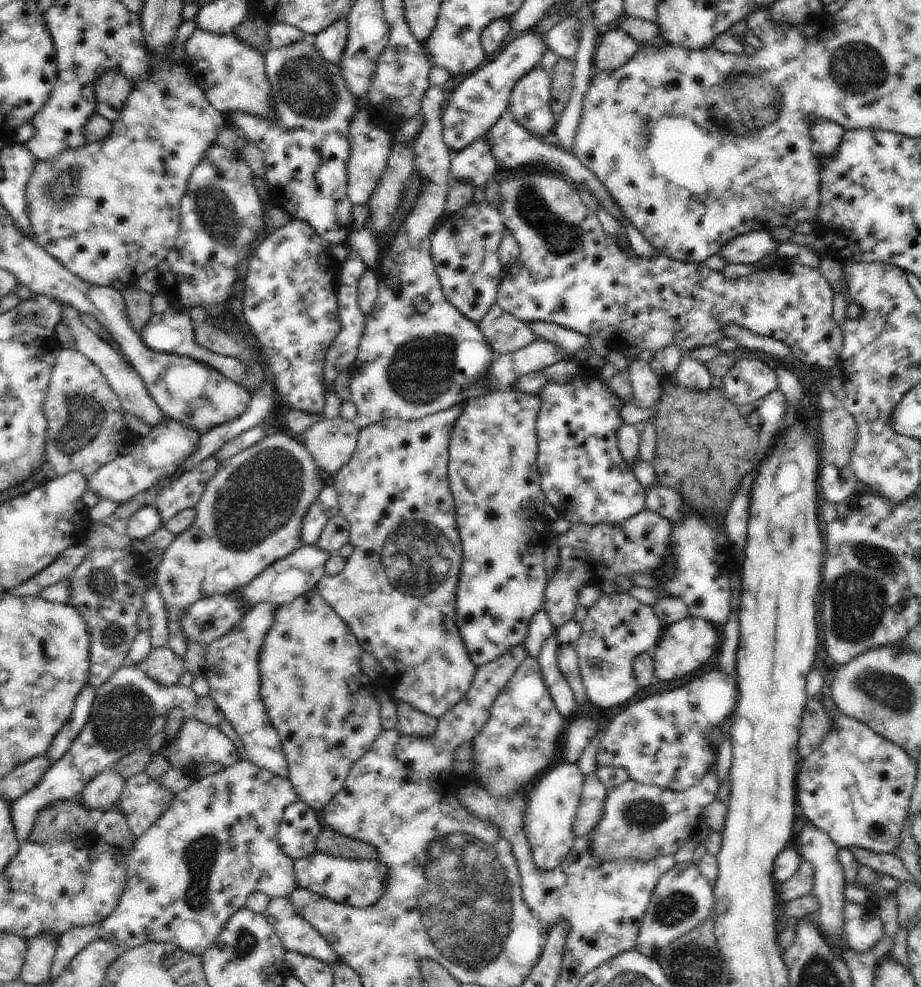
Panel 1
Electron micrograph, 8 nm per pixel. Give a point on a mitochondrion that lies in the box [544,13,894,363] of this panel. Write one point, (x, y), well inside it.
(750, 106)

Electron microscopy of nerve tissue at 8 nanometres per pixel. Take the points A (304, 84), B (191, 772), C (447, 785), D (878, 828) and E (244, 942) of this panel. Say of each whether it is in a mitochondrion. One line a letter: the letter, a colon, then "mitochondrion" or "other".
A: mitochondrion
B: other
C: other
D: other
E: mitochondrion

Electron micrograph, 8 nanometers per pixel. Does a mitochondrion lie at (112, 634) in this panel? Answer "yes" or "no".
yes

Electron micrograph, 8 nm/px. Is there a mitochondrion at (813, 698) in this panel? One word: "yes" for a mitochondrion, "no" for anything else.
no

